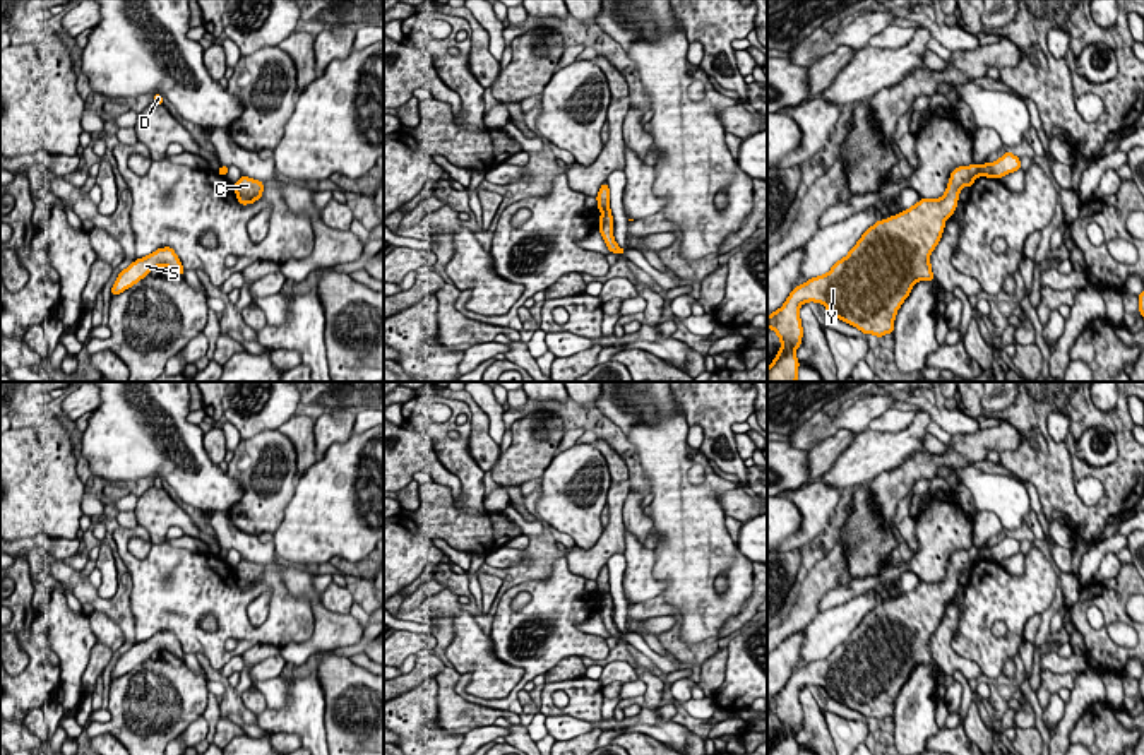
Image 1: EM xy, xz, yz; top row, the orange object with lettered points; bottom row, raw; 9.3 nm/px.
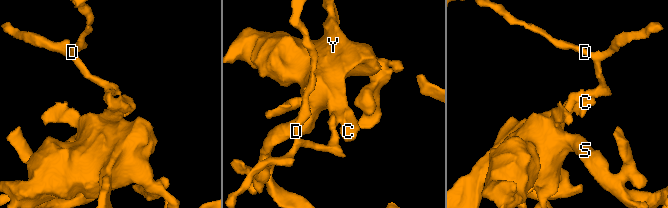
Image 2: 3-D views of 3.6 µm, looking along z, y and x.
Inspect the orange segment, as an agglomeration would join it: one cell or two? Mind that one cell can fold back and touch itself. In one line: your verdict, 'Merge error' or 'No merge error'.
Merge error

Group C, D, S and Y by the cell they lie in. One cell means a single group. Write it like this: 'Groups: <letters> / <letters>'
Groups: C S Y / D

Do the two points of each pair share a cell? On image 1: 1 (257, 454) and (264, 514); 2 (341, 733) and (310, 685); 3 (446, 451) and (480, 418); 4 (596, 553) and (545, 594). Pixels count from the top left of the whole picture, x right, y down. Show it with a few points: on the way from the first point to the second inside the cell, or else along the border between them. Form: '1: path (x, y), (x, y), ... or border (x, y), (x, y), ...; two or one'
1: path (257, 469), (257, 488), (254, 492), (261, 499); one
2: border (315, 670), (324, 694), (324, 733), (327, 737); two
3: border (470, 425), (470, 456), (480, 468); two
4: border (564, 557), (572, 572), (588, 579); two

